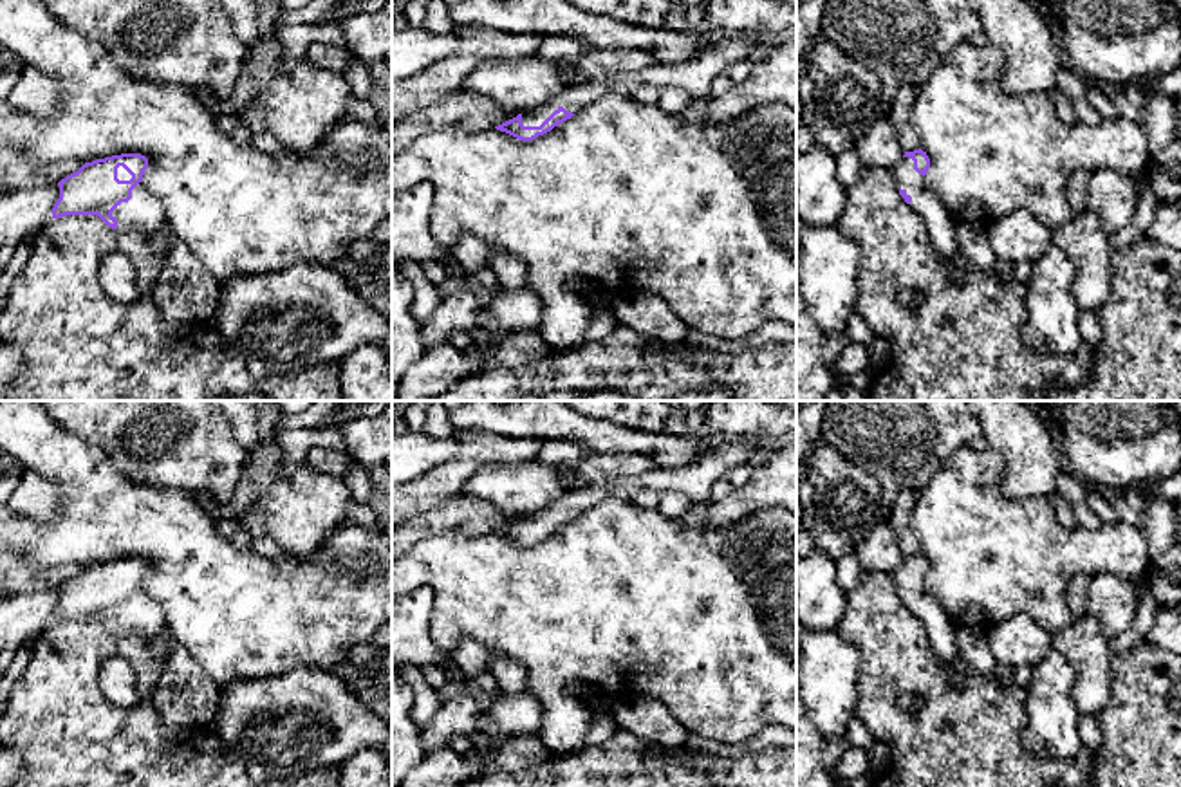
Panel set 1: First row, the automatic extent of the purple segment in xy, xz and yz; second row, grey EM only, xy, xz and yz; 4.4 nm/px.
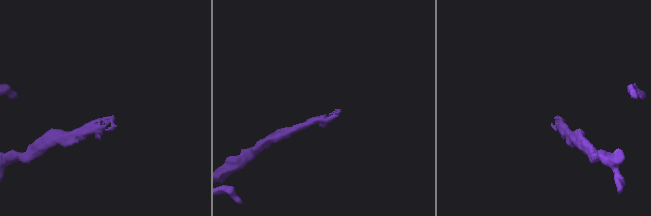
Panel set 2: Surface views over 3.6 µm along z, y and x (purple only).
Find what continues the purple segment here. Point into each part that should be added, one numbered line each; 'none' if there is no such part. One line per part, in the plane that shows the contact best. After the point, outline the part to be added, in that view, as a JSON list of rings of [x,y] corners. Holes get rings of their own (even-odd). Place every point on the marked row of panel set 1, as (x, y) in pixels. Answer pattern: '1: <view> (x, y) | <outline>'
1: xz (725, 47) | [[[715,31],[708,34],[706,47],[693,60],[672,65],[654,63],[637,74],[625,74],[618,79],[594,79],[571,85],[547,103],[524,110],[522,125],[540,126],[560,106],[576,114],[607,94],[632,97],[636,87],[641,83],[657,88],[674,87],[688,92],[693,99],[708,97],[710,79],[730,65],[748,60],[755,42],[757,31]]]

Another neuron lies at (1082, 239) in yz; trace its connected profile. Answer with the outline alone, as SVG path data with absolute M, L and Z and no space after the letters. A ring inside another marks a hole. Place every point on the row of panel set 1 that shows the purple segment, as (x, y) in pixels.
M1083 209L1078 213L1073 213L1071 218L1053 227L1053 238L1051 244L1060 247L1076 265L1078 274L1073 283L1073 294L1080 309L1094 309L1100 310L1100 307L1109 300L1111 296L1111 244L1109 235L1102 229L1100 218L1093 209Z

